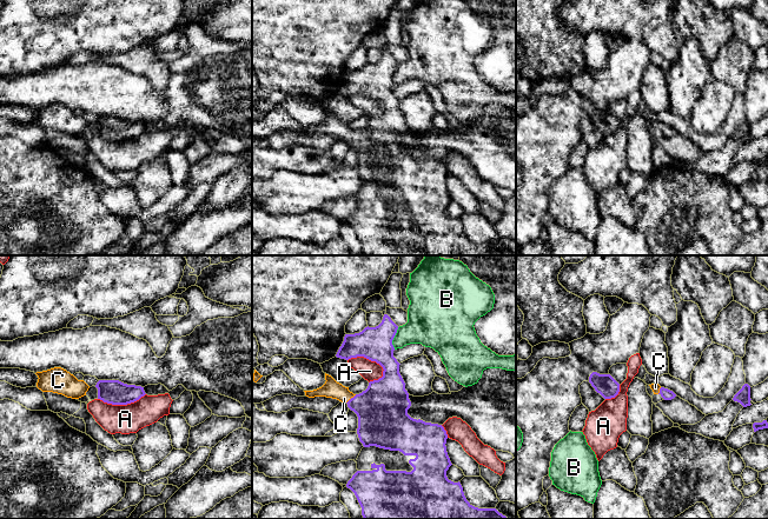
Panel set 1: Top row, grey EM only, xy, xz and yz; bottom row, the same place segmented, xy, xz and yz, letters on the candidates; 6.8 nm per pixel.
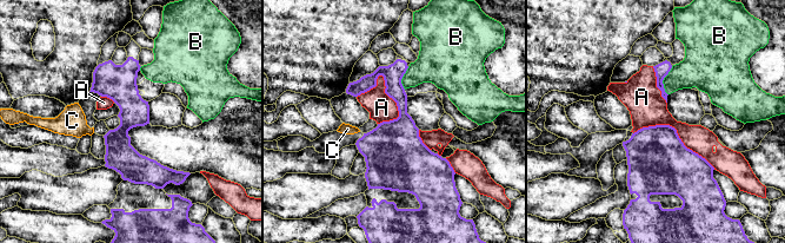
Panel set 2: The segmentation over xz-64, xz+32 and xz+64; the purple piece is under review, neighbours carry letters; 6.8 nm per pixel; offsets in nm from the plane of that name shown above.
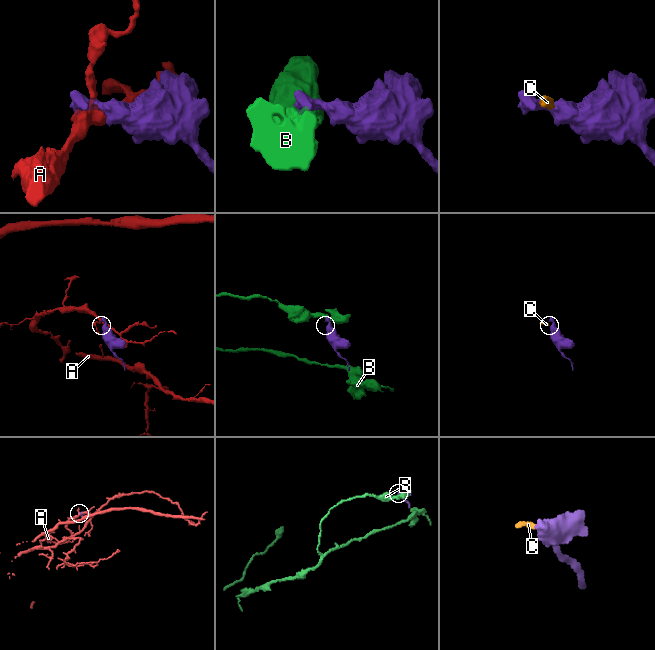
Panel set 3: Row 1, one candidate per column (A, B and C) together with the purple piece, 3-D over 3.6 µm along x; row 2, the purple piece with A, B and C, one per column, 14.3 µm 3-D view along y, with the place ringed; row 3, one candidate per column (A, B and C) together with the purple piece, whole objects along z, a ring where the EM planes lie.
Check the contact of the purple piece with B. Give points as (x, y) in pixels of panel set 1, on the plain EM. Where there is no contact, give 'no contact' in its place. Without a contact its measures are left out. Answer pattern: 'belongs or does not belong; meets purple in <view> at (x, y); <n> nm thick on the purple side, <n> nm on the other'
does not belong; meets purple in xz at (394, 73); 220 nm thick on the purple side, 280 nm on the other

